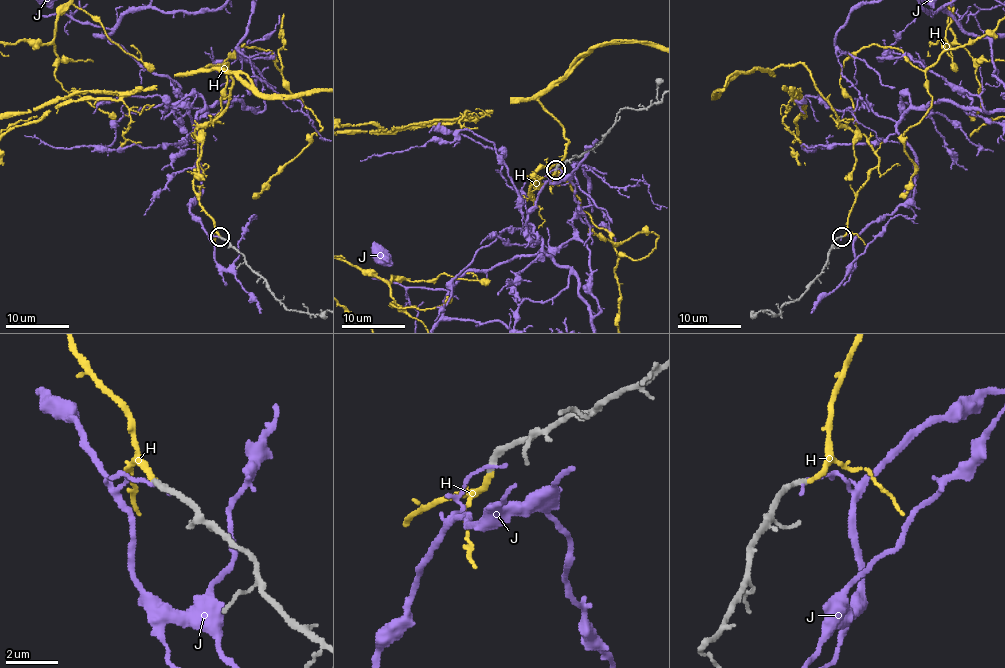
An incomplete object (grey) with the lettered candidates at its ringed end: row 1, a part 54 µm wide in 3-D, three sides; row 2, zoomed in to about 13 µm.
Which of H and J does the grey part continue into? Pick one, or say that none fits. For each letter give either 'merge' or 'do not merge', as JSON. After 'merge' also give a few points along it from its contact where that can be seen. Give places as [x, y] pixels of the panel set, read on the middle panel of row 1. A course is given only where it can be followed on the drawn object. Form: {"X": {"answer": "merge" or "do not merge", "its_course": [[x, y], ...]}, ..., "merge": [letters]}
{"H": {"answer": "merge", "its_course": [[556, 169], [535, 206], [530, 179], [569, 144], [538, 98], [580, 56], [653, 42]]}, "J": {"answer": "do not merge"}, "merge": ["H"]}

